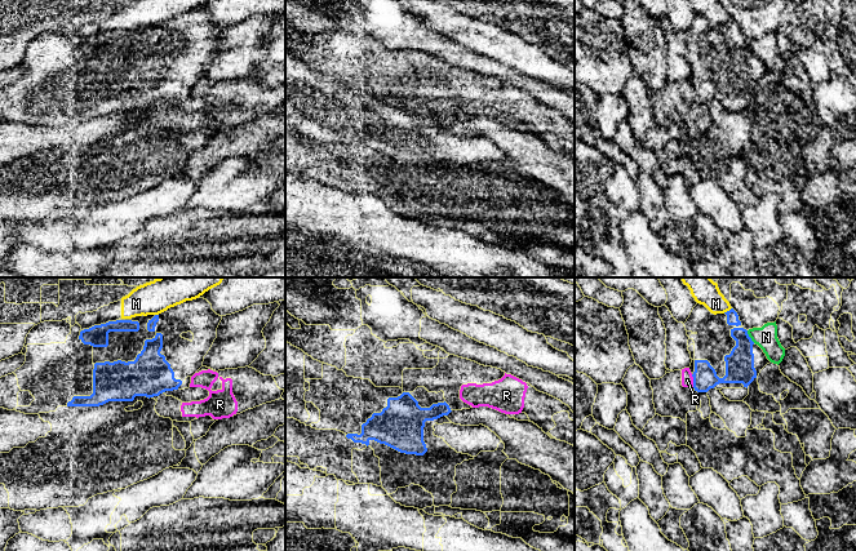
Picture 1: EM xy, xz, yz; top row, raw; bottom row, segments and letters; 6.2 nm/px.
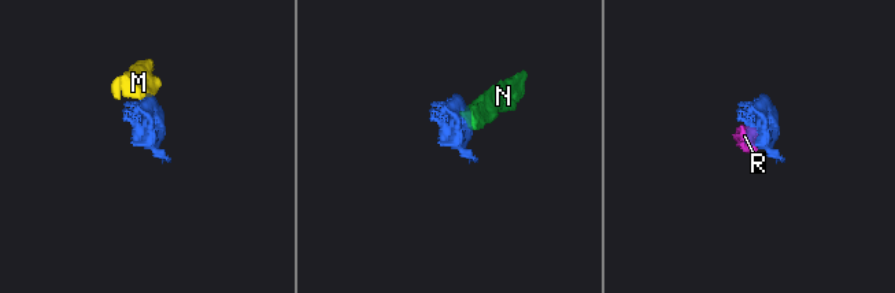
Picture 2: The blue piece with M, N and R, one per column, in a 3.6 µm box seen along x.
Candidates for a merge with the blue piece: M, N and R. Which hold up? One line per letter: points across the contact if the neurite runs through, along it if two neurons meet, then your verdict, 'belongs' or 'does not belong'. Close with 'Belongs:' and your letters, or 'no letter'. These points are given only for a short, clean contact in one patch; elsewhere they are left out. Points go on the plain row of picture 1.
M: along yz (731, 18), (723, 23) | does not belong
N: does not belong
R: along yz (691, 85), (693, 97) | does not belong
Belongs: no letter

